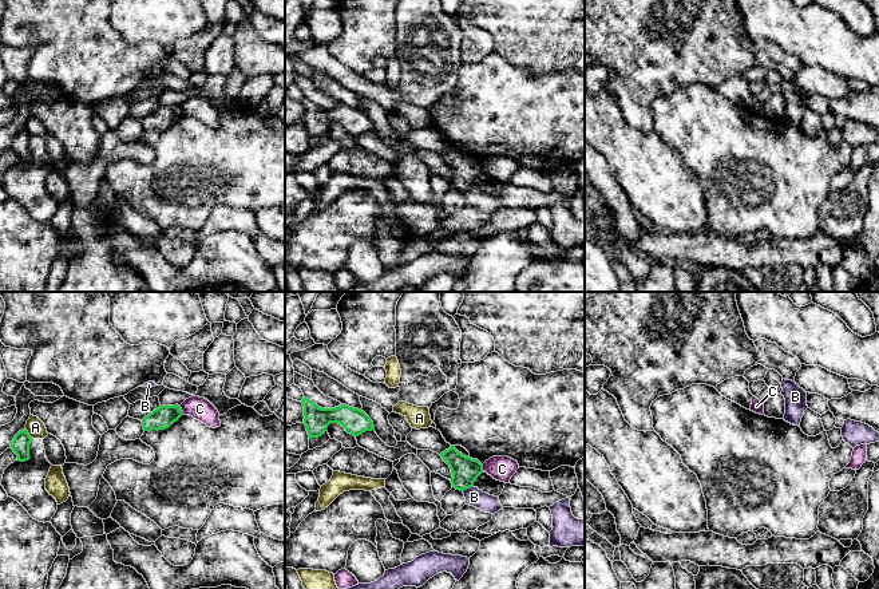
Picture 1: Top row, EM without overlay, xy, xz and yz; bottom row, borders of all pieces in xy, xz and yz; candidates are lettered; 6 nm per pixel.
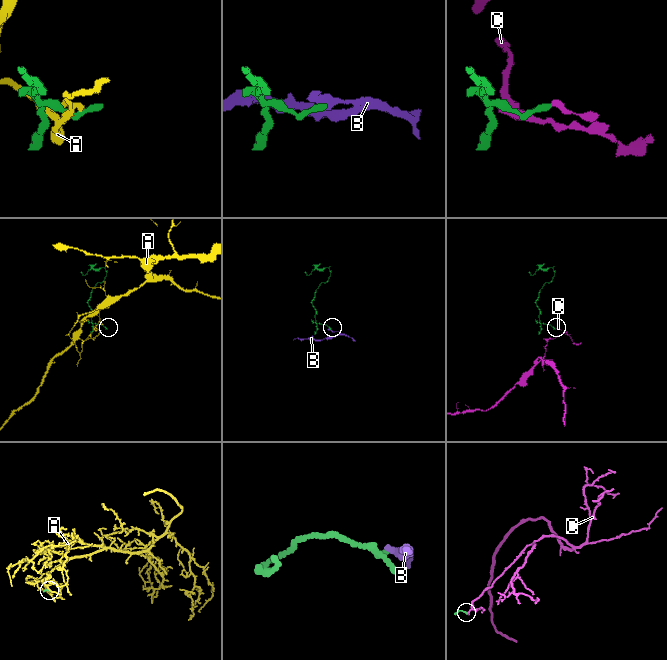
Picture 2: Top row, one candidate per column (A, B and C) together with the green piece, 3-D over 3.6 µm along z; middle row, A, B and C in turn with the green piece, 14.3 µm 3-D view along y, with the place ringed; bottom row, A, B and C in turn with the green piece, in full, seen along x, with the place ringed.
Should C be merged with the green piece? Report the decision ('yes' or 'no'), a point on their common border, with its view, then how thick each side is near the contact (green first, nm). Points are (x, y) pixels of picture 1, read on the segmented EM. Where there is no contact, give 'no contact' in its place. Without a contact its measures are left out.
no | xy (181, 410) | 140/140 nm

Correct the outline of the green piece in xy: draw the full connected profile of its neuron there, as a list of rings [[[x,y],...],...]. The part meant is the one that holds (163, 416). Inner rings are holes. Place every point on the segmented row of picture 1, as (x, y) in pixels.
[[[159,406],[142,419],[144,431],[166,430],[183,415],[181,406]]]

